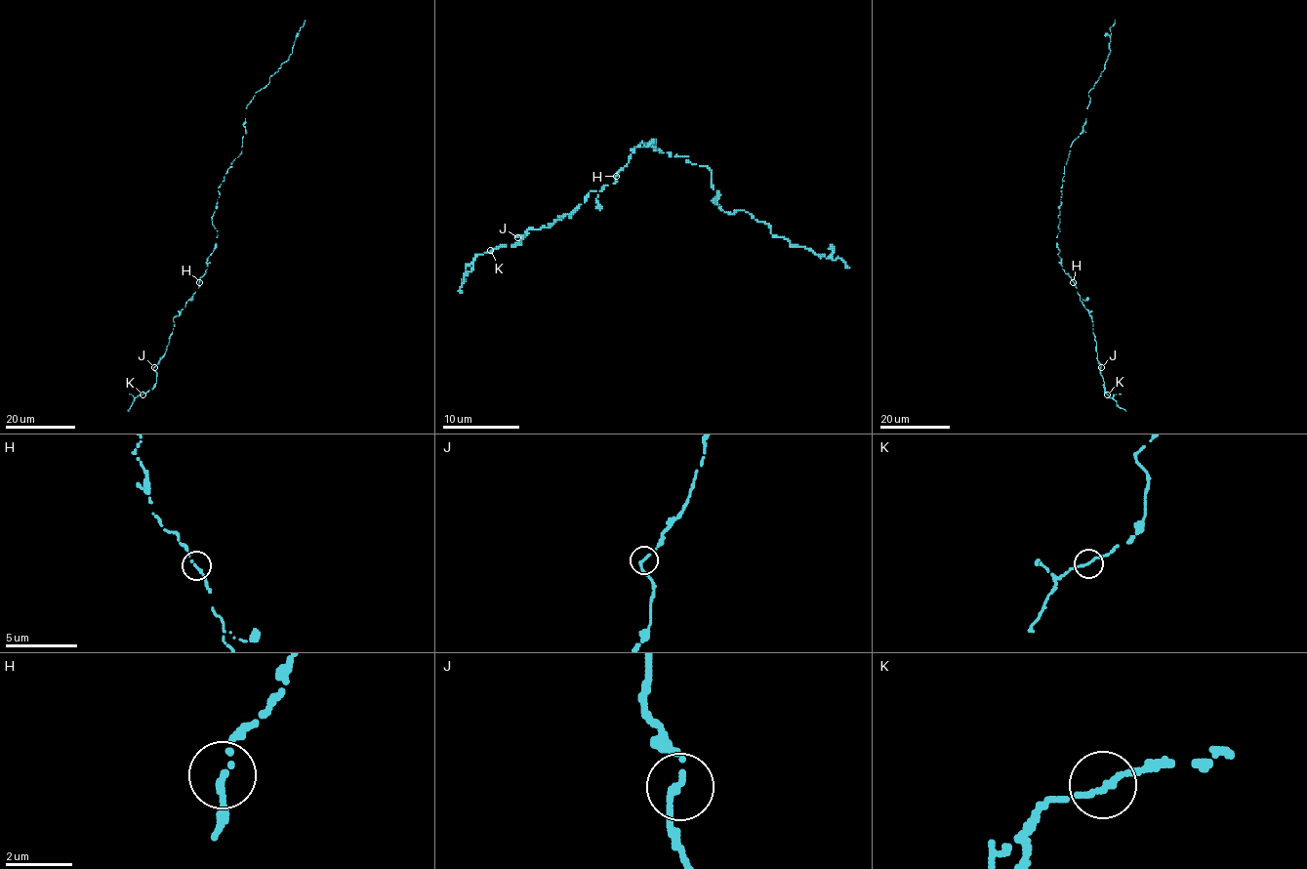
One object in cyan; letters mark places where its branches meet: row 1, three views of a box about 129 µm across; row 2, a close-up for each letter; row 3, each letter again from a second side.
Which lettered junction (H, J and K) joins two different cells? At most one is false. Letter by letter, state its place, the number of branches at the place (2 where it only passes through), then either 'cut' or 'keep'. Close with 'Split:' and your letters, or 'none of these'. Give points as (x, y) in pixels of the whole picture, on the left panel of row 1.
H: place (199, 282); branches 2; keep
J: place (154, 367); branches 2; keep
K: place (142, 394); branches 2; keep
Split: none of these

